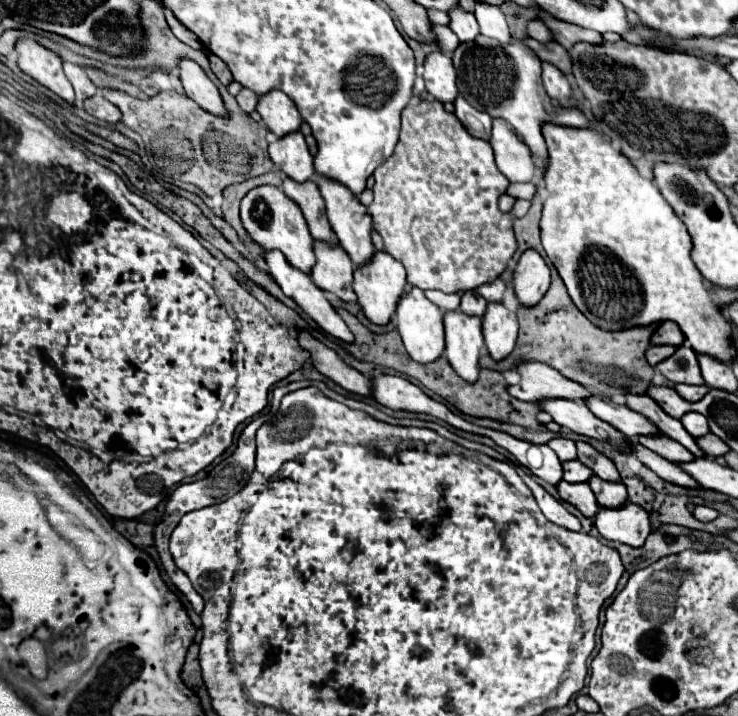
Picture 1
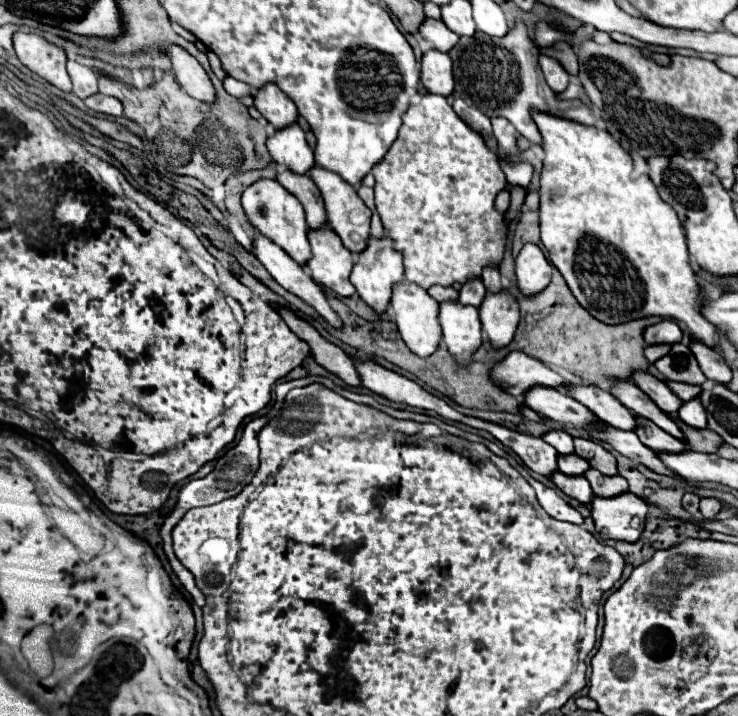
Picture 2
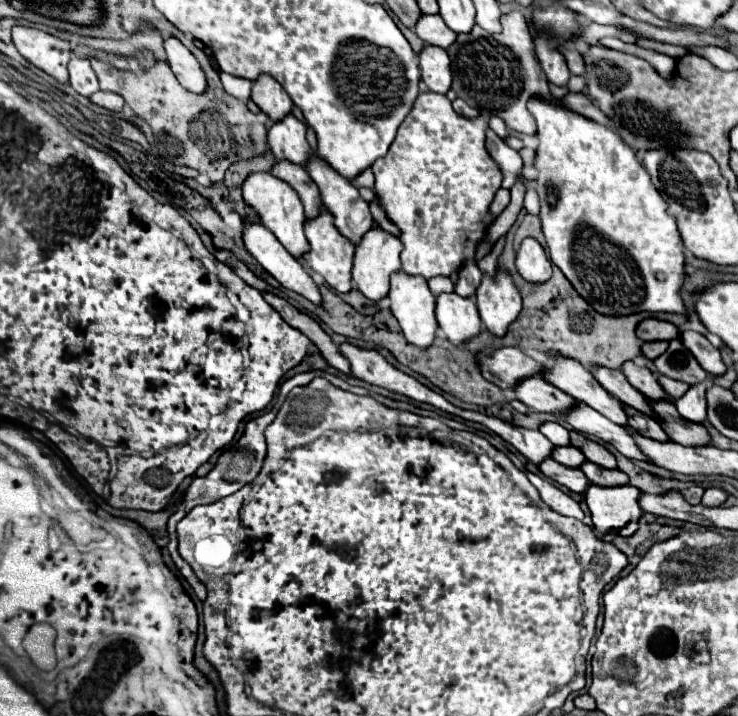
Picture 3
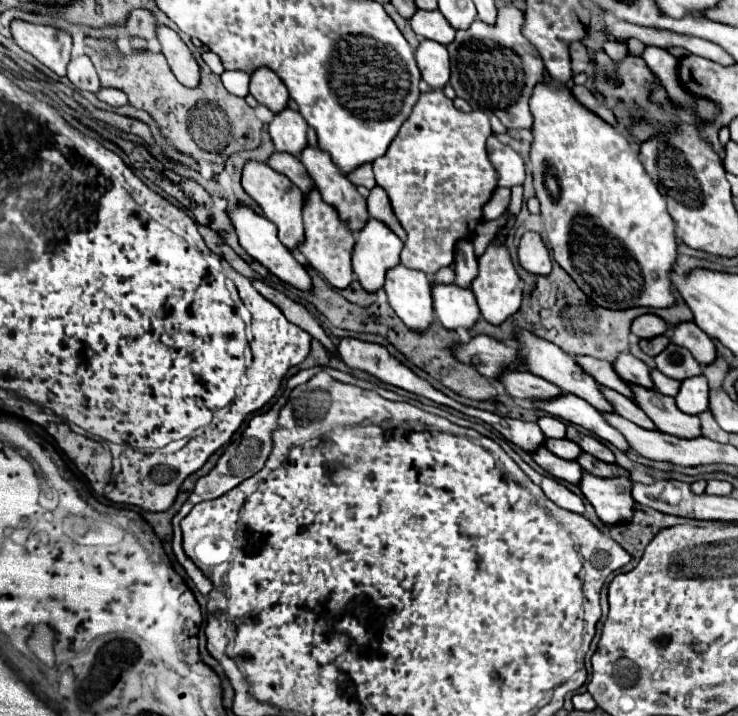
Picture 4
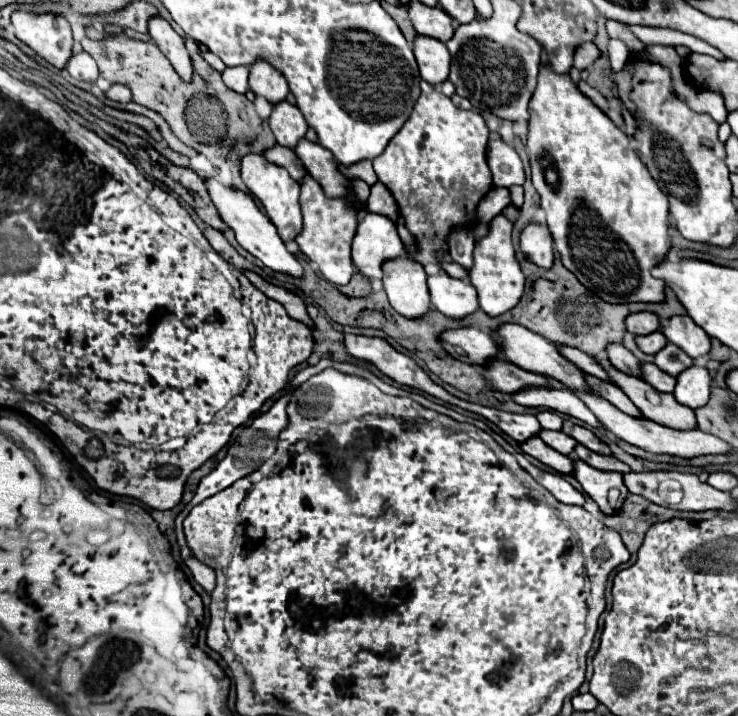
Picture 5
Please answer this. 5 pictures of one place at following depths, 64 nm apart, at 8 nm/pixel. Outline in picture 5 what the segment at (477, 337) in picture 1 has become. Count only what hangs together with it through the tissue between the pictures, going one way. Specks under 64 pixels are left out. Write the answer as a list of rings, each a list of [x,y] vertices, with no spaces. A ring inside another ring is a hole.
[[[440,270],[436,276],[428,276],[428,288],[430,288],[432,306],[450,320],[462,320],[462,318],[466,318],[478,310],[476,288],[472,288],[472,284],[468,280],[454,280]]]

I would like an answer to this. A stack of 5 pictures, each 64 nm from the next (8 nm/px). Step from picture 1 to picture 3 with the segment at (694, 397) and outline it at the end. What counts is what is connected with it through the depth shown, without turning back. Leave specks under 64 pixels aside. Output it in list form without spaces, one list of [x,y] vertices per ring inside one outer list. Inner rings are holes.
[[[656,376],[658,378],[658,382],[662,384],[662,388],[668,392],[668,394],[672,394],[676,400],[684,394],[684,392],[688,392],[688,384],[684,384],[684,382],[678,382],[678,380],[670,380],[670,378],[666,378],[666,376]]]

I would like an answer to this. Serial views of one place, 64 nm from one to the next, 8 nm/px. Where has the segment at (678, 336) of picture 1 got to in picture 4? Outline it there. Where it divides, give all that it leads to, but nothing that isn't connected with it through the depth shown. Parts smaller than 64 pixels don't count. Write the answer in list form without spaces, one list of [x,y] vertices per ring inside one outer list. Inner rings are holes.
[[[644,314],[644,316],[634,320],[632,332],[638,338],[652,338],[656,334],[666,334],[668,332],[668,324],[662,318],[654,316],[654,314]]]

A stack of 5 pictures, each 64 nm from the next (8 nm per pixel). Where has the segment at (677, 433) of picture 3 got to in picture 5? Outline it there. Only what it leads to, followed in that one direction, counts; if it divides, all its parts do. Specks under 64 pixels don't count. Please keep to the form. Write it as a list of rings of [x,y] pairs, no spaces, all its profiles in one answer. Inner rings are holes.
[[[600,360],[604,370],[612,374],[614,382],[626,392],[626,396],[638,406],[638,410],[648,416],[648,420],[656,420],[660,424],[668,424],[670,428],[678,430],[692,430],[696,428],[696,416],[688,408],[676,404],[672,394],[664,394],[654,390],[648,382],[620,374],[608,360]]]

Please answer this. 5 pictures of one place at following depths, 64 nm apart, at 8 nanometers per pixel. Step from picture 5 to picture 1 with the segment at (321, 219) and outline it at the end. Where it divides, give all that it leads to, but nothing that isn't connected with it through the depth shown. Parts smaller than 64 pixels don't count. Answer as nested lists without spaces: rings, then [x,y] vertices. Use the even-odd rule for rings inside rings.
[[[314,242],[316,266],[312,268],[314,284],[324,290],[336,294],[342,302],[356,302],[356,294],[352,290],[352,262],[348,254],[340,246],[330,246],[322,242]]]

